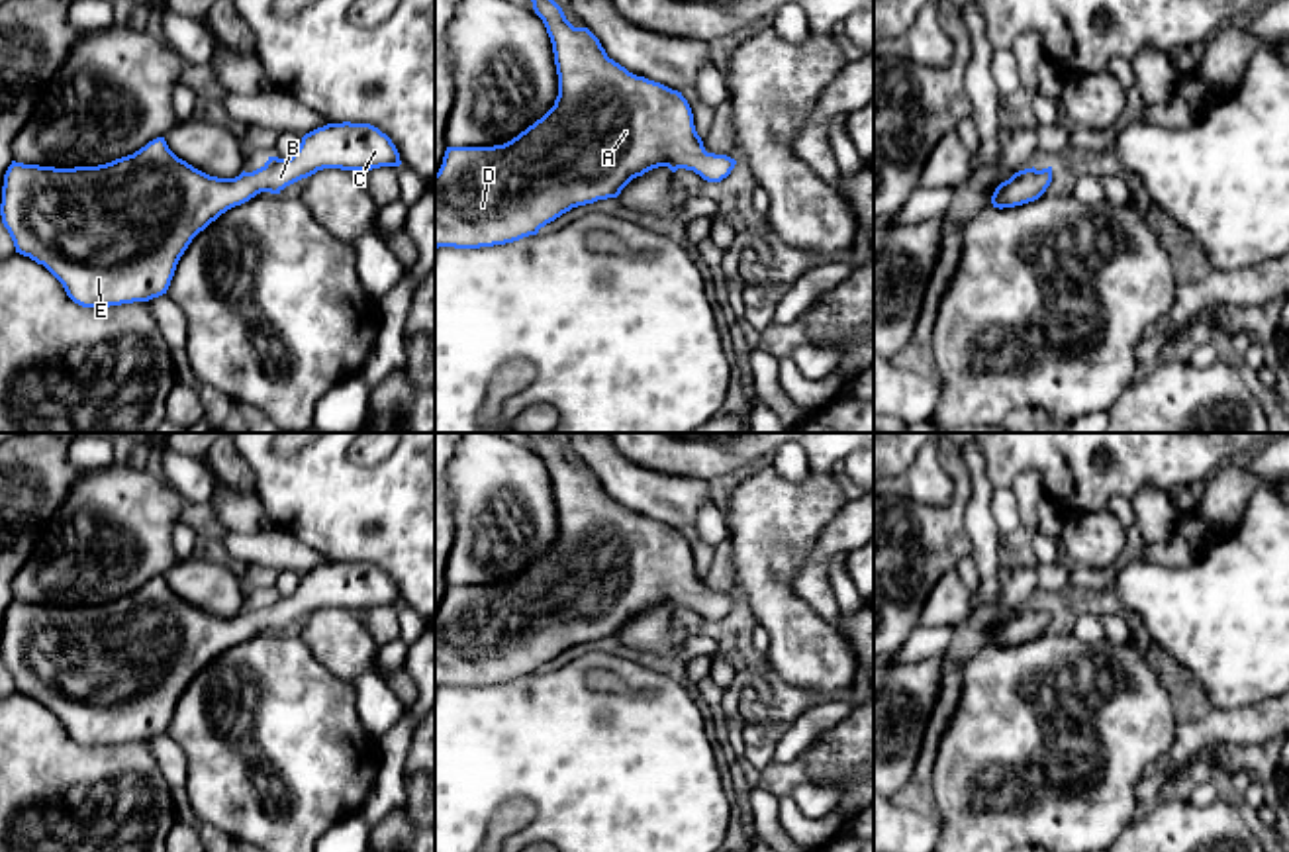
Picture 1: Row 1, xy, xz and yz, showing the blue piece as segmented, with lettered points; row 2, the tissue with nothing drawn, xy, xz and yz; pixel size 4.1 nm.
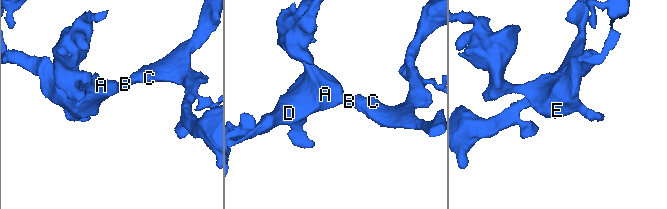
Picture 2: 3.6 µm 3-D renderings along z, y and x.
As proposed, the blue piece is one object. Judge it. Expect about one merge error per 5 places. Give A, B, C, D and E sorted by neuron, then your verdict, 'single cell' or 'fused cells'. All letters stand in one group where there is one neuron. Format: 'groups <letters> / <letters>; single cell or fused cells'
groups A B C D E; single cell

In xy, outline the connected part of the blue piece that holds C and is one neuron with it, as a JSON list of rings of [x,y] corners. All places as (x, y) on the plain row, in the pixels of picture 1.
[[[327,562],[302,576],[290,597],[268,599],[235,617],[210,615],[178,597],[165,576],[133,593],[98,605],[55,607],[12,599],[4,613],[0,654],[16,691],[43,703],[82,746],[149,740],[167,733],[192,678],[227,648],[261,631],[286,625],[323,607],[372,609],[400,605],[392,578],[370,562]]]

